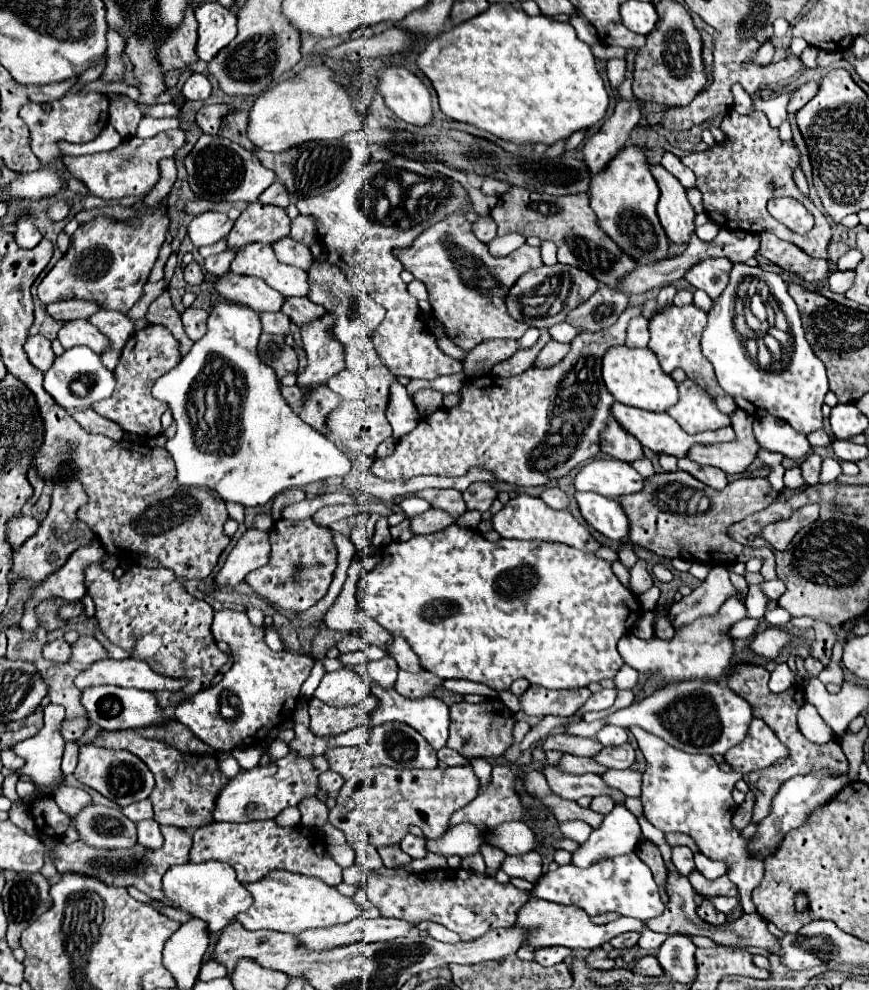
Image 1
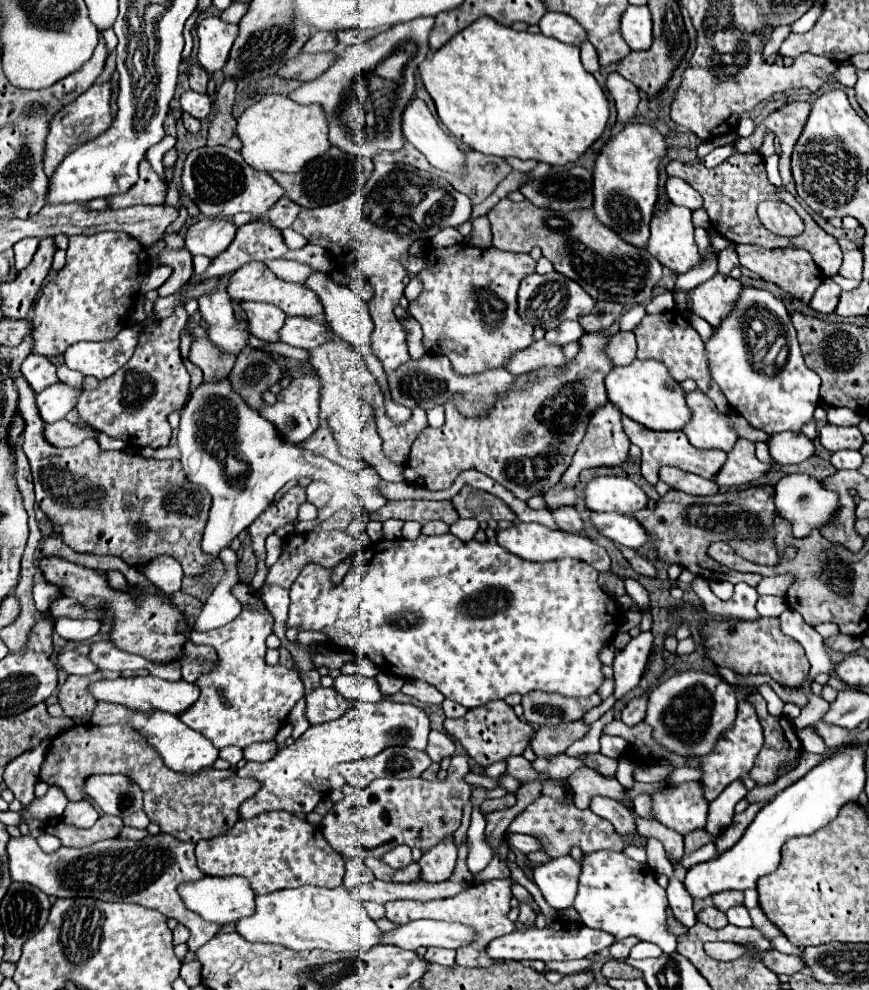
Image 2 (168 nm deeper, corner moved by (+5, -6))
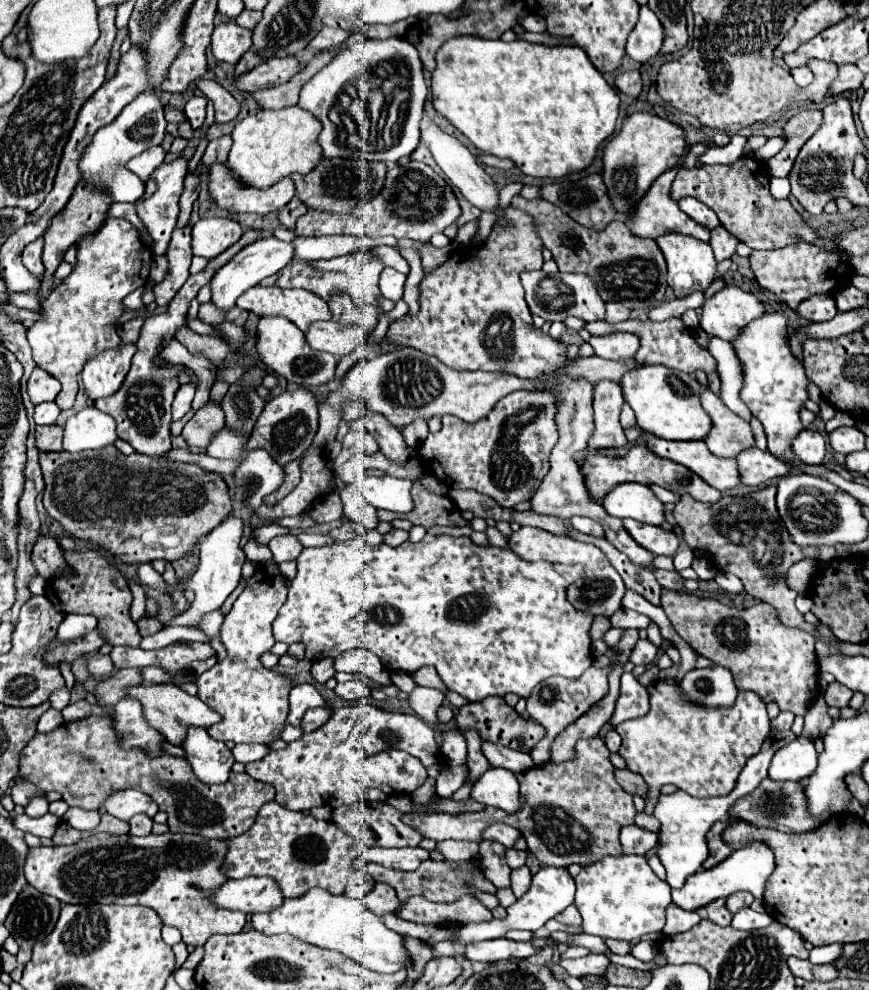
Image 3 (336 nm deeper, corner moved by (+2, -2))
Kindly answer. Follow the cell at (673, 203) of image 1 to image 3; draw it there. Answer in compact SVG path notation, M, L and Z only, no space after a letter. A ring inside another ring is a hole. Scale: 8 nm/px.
M663 235L657 239L661 247L667 269L669 269L669 287L675 291L675 297L685 297L693 291L705 291L717 279L717 261L713 257L709 243L699 243L699 239L691 239L687 235Z

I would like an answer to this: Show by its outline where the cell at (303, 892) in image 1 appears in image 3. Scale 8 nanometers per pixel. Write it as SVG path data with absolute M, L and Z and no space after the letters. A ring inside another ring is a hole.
M319 887L307 891L303 899L285 899L283 907L277 907L271 913L253 915L251 923L257 931L267 935L289 933L311 945L335 949L375 973L397 973L411 965L403 937L387 929L383 919L373 915L363 901L353 901L345 895L327 895L327 891Z

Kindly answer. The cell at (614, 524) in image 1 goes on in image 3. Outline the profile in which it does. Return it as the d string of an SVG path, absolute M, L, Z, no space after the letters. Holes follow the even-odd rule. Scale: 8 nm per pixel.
M625 519L625 529L629 531L629 535L647 551L651 551L653 555L667 555L673 557L677 553L679 547L679 539L675 533L665 531L661 527L651 527L647 523L639 523L639 521L631 521Z

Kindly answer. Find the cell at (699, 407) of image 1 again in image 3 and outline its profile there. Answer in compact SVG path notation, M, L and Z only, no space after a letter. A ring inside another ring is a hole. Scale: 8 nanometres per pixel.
M705 389L701 395L701 403L713 421L711 435L705 439L713 455L735 459L741 451L755 447L755 437L749 423L727 409L727 405L713 391Z

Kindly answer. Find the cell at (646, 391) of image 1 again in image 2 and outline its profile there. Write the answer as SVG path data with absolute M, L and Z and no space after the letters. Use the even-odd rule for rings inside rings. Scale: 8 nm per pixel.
M634 359L626 367L612 367L612 371L604 377L604 385L608 391L608 399L616 407L620 407L624 415L648 429L682 429L684 423L688 423L690 419L680 383L668 375L668 369L662 363L656 363L652 359Z

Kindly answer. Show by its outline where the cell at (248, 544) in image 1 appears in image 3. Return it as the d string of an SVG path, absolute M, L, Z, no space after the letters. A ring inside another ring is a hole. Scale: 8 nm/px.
M281 535L269 541L269 549L273 553L273 561L275 563L283 563L289 559L297 559L303 545L299 543L299 539L295 535Z

